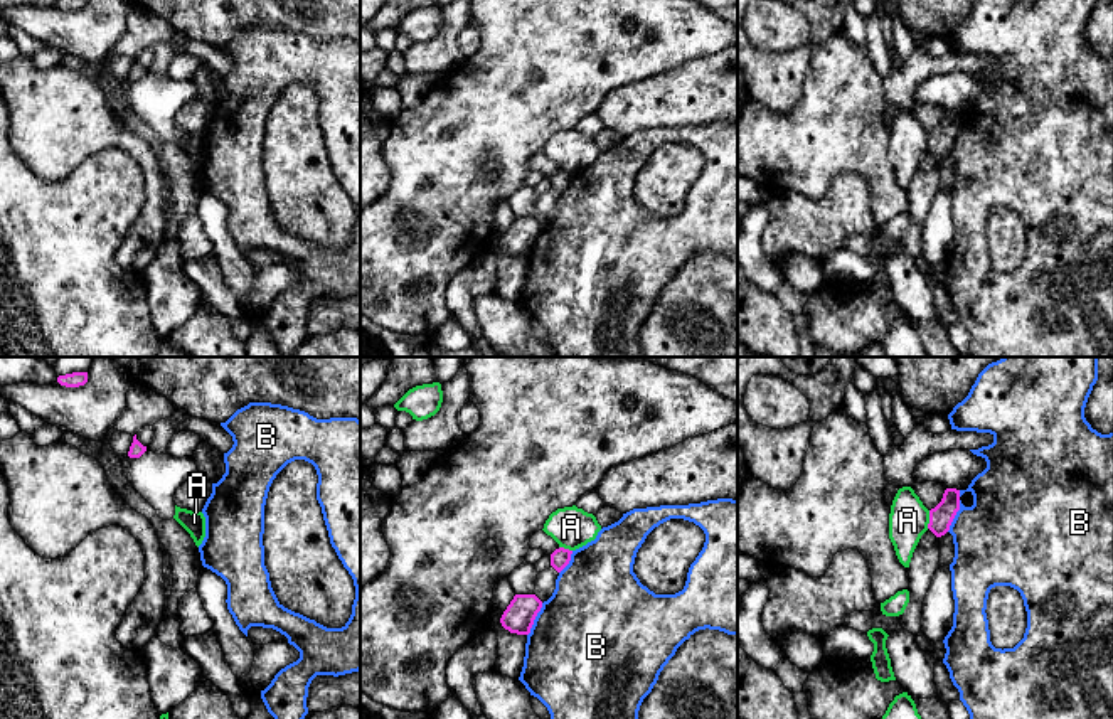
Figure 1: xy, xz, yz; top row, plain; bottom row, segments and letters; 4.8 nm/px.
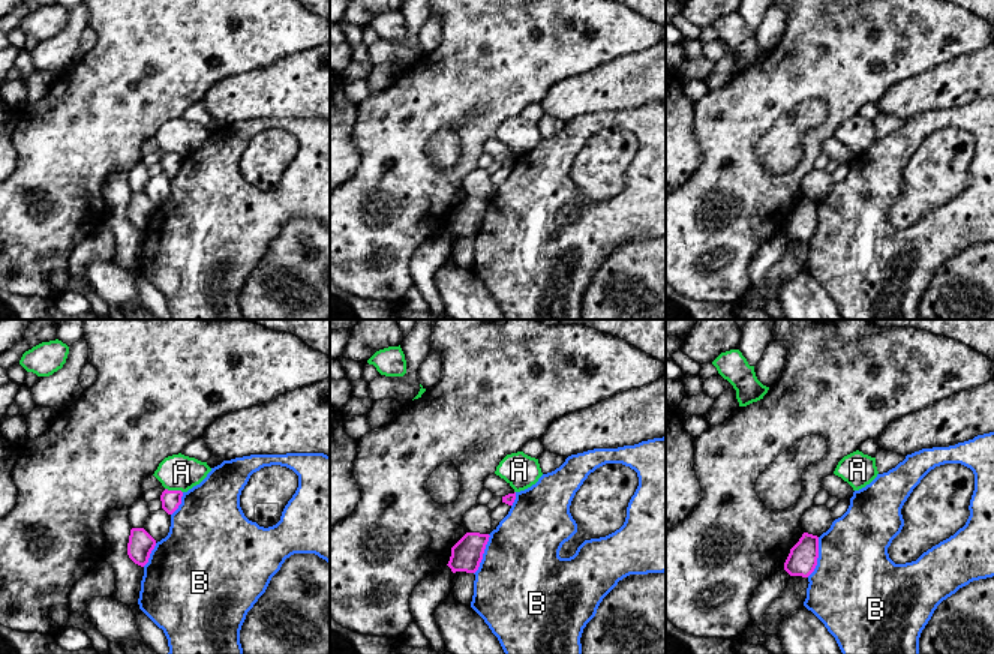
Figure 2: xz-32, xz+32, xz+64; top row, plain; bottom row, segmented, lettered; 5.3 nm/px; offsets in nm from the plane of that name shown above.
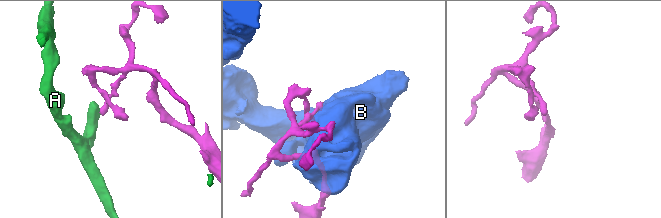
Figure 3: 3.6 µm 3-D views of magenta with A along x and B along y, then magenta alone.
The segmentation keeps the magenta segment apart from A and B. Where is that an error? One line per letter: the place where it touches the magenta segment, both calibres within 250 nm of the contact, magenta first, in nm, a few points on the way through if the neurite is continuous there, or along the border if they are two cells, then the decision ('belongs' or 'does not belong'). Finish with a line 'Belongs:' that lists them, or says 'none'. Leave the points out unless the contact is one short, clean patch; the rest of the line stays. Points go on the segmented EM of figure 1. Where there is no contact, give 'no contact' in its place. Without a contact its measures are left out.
A: yz (930, 519) | 110/190 nm | along yz (930, 511), (926, 527) | does not belong
B: xz (534, 618) | 150/500 nm | does not belong
Belongs: none

